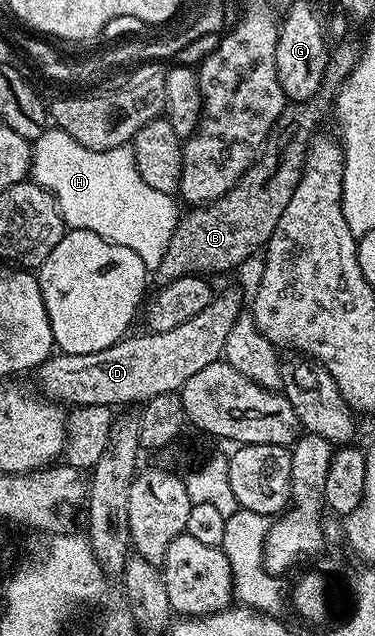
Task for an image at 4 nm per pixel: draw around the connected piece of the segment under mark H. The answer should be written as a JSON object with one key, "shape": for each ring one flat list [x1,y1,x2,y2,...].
{"shape":[[49,127,33,144,30,177,36,184,54,195,68,229,94,231,94,235,110,243,130,247,130,251,134,251,134,255,138,255,138,259,142,259,142,263,150,271,159,270,182,213,181,210,176,210,178,201,173,194,154,191,154,187,147,185,146,179,138,175,131,144,114,147,110,151,90,151,82,147,82,143,66,135,66,131]]}

